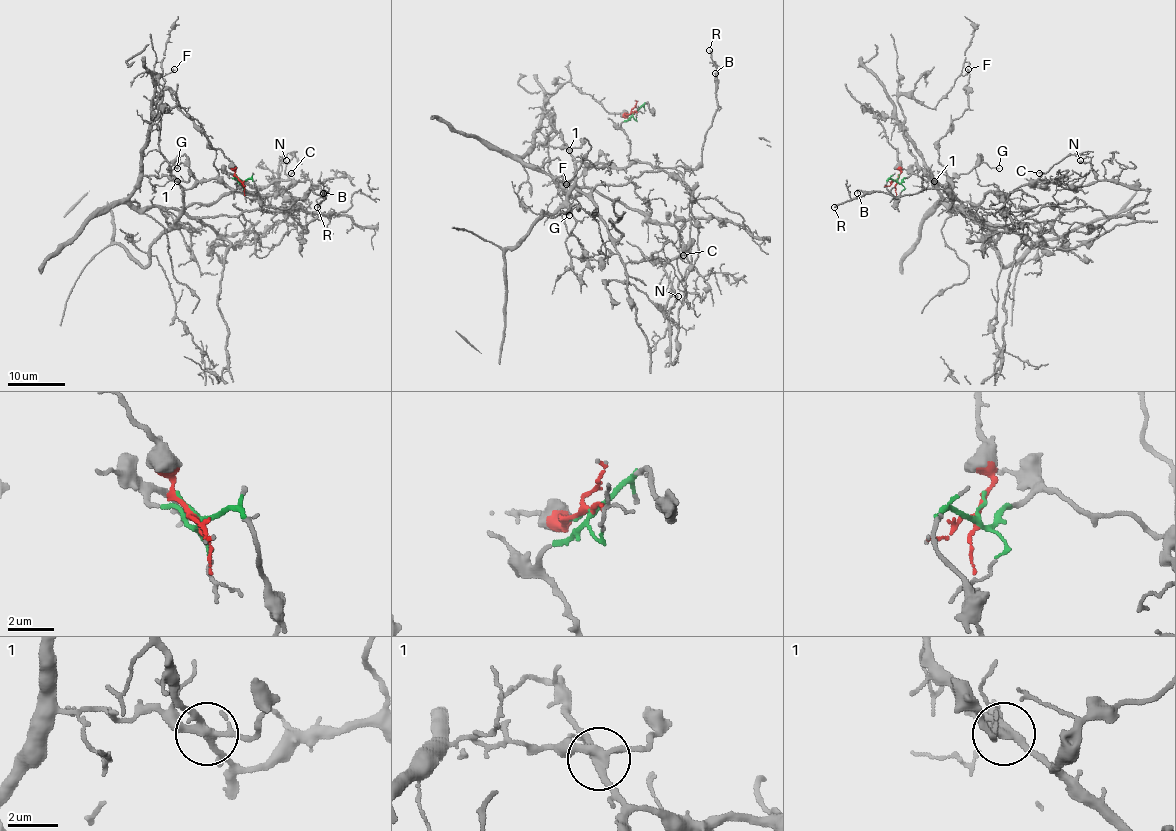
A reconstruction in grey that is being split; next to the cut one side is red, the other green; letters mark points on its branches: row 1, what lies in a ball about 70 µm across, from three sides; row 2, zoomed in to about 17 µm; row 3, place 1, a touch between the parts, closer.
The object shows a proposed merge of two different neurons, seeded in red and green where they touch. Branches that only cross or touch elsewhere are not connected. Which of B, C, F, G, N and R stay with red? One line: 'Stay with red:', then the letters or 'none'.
Stay with red: none

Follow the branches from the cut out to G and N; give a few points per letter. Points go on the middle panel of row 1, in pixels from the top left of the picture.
G: (633, 113), (621, 123), (630, 142), (627, 166), (593, 163), (568, 215)
N: (633, 113), (628, 165), (577, 162), (575, 183), (673, 225), (669, 312), (677, 295)

